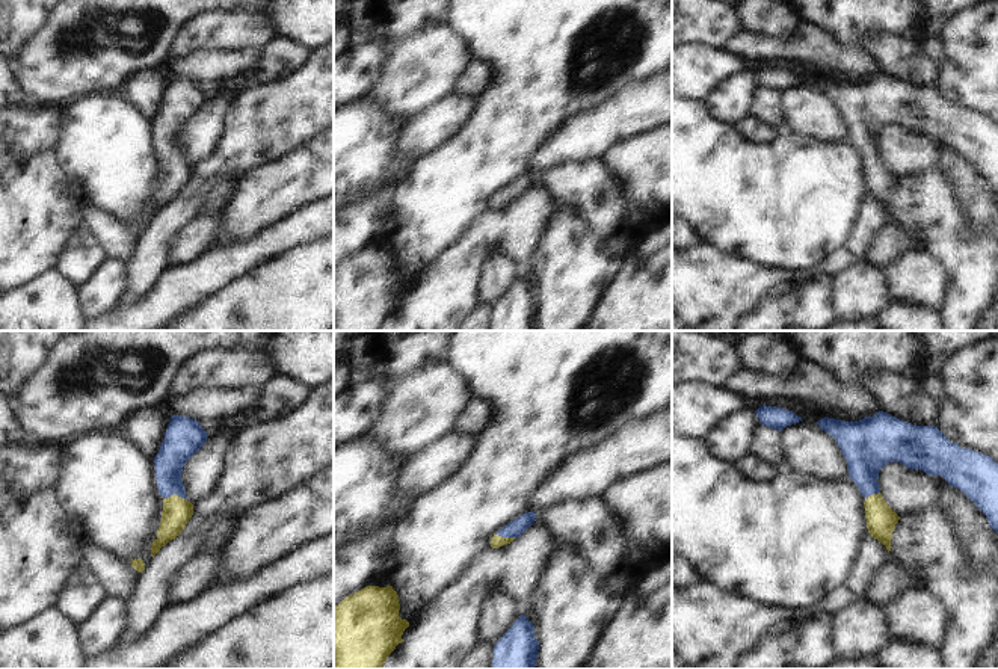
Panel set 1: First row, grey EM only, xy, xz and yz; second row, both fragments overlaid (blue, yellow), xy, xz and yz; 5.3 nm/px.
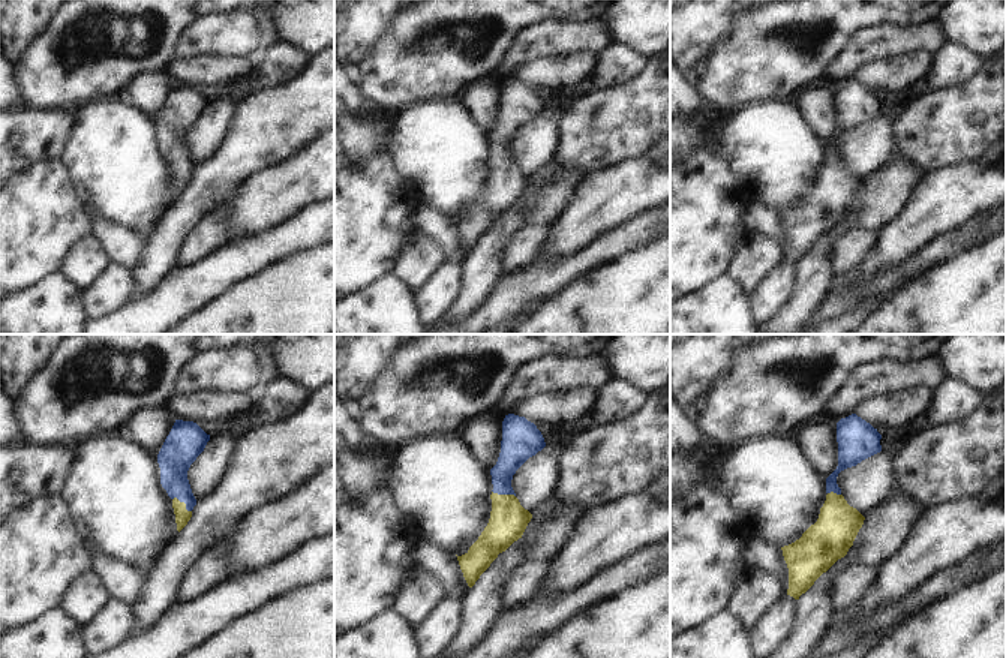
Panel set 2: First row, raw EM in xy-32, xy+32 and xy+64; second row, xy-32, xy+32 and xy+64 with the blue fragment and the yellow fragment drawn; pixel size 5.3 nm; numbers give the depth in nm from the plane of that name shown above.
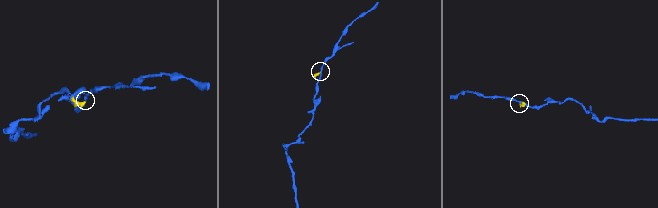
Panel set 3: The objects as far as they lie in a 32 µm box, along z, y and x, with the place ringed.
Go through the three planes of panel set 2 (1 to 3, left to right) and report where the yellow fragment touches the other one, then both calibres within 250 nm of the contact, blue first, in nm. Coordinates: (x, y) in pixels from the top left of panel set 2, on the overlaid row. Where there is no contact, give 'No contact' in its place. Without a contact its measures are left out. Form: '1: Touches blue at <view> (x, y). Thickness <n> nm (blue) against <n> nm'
1: Touches blue at xy-32 (183, 501). Thickness 190 nm (blue) against 80 nm
2: Touches blue at xy+32 (504, 493). Thickness 170 nm (blue) against 200 nm
3: Touches blue at xy+64 (834, 492). Thickness 160 nm (blue) against 240 nm

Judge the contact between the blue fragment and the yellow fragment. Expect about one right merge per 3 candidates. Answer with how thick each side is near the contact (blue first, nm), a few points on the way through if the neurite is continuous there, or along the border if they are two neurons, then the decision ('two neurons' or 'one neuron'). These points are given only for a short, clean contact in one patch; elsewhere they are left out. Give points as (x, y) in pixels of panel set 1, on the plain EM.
180 nm thick on the blue side, 150 nm on the other; runs through xy (178, 107), (172, 117), (174, 154), (177, 172); one neuron

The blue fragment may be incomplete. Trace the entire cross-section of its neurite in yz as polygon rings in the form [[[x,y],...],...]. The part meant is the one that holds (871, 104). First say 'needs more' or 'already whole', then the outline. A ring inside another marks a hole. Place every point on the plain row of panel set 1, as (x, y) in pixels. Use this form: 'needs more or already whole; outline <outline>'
needs more; outline [[[879,72],[859,83],[842,83],[824,79],[817,83],[821,92],[835,100],[847,122],[850,140],[865,160],[868,195],[880,202],[888,214],[900,178],[885,165],[877,145],[880,131],[889,124],[900,124],[906,130],[921,131],[929,137],[942,137],[950,148],[959,150],[987,178],[989,187],[998,195],[998,125],[983,115],[962,110],[951,104],[935,88],[916,88]]]

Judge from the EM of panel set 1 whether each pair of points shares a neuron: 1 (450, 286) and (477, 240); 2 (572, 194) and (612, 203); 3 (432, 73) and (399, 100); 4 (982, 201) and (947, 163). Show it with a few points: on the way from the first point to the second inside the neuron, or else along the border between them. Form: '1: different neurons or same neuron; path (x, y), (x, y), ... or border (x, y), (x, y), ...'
1: same neuron; path (456, 275), (473, 251)
2: same neuron; path (582, 194), (594, 194), (603, 203)
3: same neuron; path (425, 74), (406, 92)
4: same neuron; path (973, 192), (956, 172)

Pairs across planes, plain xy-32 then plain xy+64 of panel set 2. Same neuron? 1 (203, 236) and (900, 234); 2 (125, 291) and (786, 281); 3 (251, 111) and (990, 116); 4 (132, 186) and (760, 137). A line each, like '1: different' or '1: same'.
1: different
2: same
3: same
4: same

